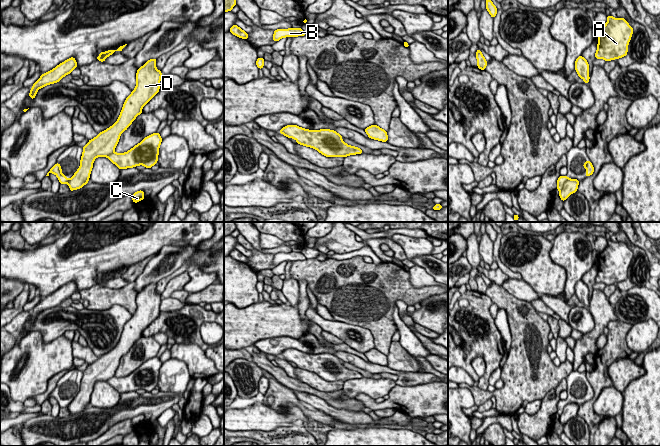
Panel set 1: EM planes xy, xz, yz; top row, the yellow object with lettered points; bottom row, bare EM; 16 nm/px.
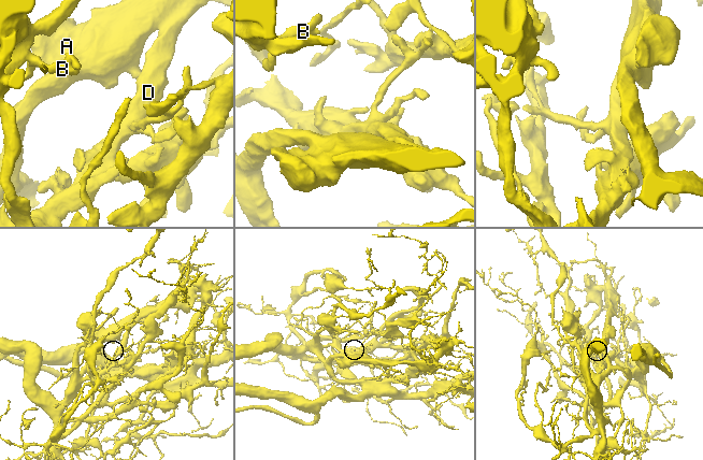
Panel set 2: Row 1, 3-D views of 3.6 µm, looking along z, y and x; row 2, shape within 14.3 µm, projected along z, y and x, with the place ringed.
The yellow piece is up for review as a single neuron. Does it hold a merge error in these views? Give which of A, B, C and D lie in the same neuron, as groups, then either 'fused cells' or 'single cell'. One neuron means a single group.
groups A D / B C; fused cells

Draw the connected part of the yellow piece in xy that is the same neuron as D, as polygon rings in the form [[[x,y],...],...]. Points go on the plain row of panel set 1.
[[[150,283],[142,291],[138,292],[136,297],[136,311],[126,322],[117,345],[108,353],[100,356],[95,362],[89,364],[89,366],[83,371],[80,391],[68,405],[70,415],[80,413],[88,407],[94,384],[97,381],[107,381],[115,375],[121,357],[127,354],[135,342],[142,337],[142,332],[159,316],[159,307],[162,297],[156,292],[156,285],[157,283]]]

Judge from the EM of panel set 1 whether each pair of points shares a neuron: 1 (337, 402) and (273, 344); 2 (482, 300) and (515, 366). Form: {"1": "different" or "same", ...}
{"1": "different", "2": "different"}

